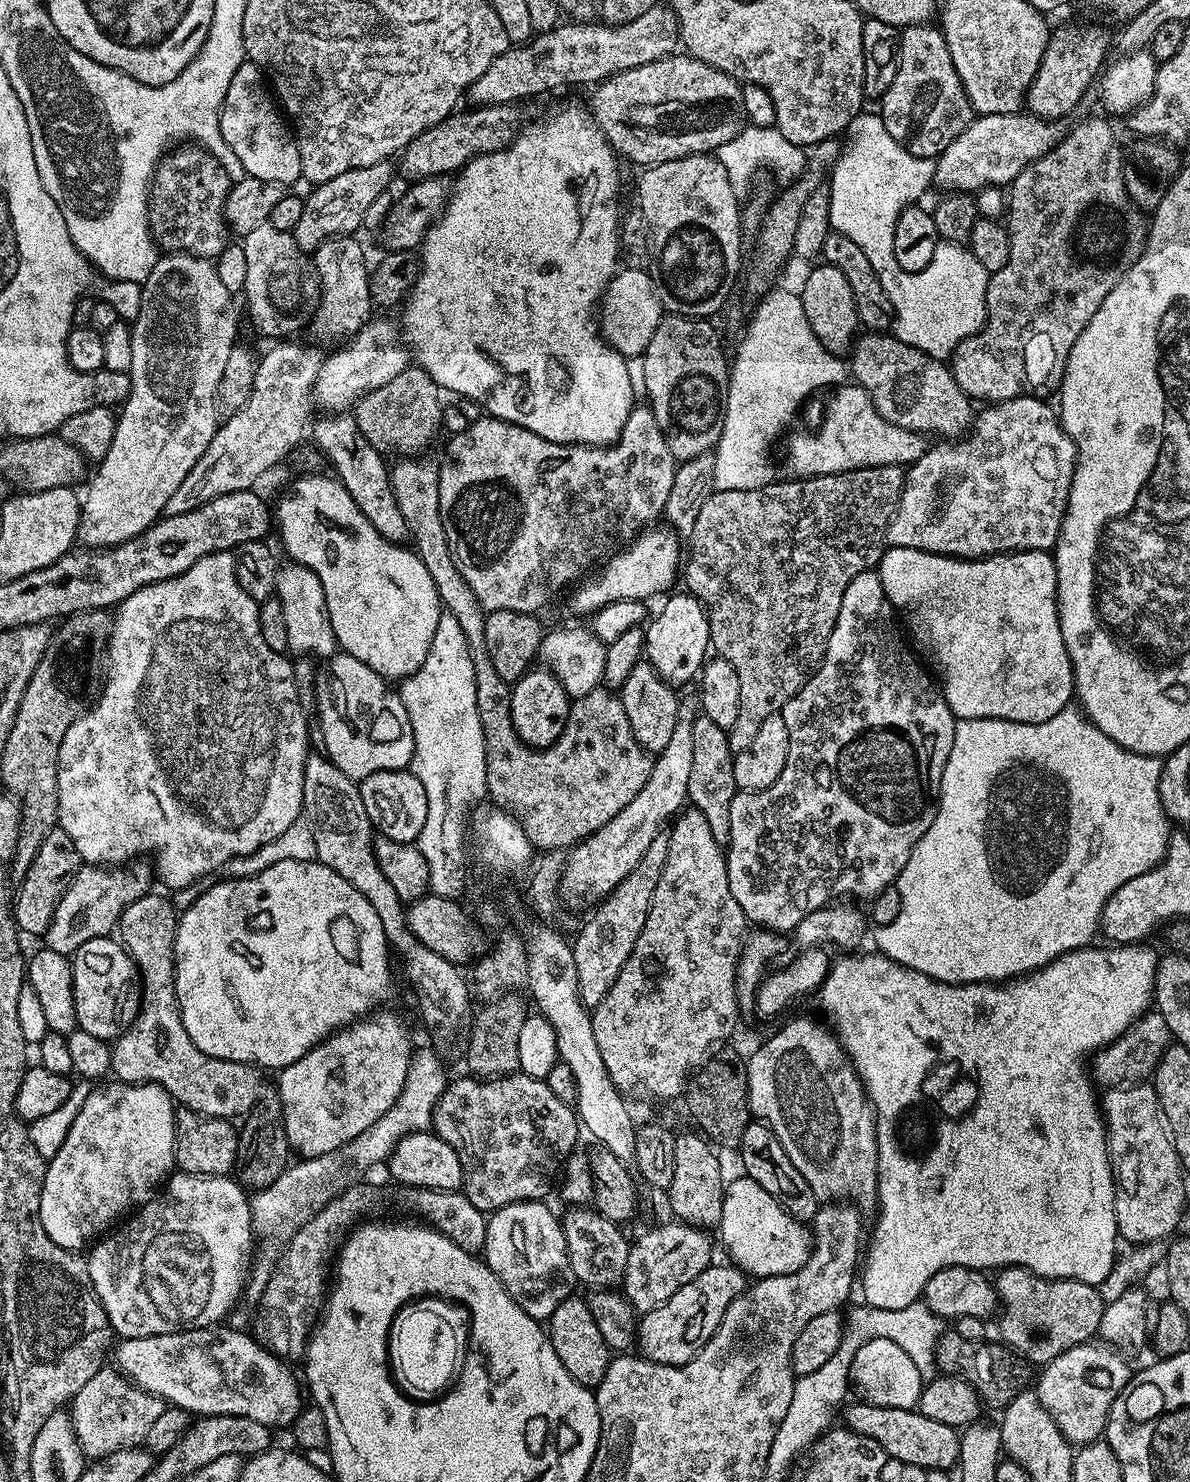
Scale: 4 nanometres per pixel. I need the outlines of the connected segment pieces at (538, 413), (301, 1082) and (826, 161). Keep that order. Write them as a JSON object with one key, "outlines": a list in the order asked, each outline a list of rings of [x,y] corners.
{"outlines":[[[[568,104],[565,108],[550,113],[548,120],[534,121],[529,128],[521,127],[512,141],[500,151],[475,156],[455,177],[456,184],[454,180],[448,204],[424,235],[424,242],[418,249],[420,273],[408,299],[402,304],[402,339],[408,345],[415,363],[426,374],[430,374],[430,378],[434,378],[441,390],[445,393],[457,392],[458,395],[481,404],[487,415],[522,426],[559,444],[612,444],[622,434],[626,418],[634,407],[627,359],[621,352],[610,347],[603,335],[598,334],[593,312],[607,292],[608,283],[618,271],[616,259],[620,256],[620,236],[616,233],[616,163],[618,157],[593,120],[591,111],[587,107],[579,108],[576,104]]],[[[373,1011],[367,1018],[357,1019],[355,1024],[333,1032],[321,1044],[302,1054],[298,1062],[279,1069],[278,1091],[284,1107],[284,1129],[289,1149],[297,1157],[329,1154],[346,1146],[382,1118],[402,1094],[414,1042],[408,1037],[408,1028],[403,1018],[396,1012],[384,1011]]],[[[837,137],[823,139],[822,142],[811,144],[805,149],[806,162],[801,176],[793,179],[771,204],[767,210],[763,226],[758,234],[756,246],[754,248],[754,258],[752,260],[751,274],[746,282],[750,293],[761,295],[768,287],[768,280],[772,274],[776,273],[786,258],[793,253],[794,233],[797,230],[798,218],[802,214],[802,206],[809,198],[810,194],[825,185],[829,177],[831,168],[839,159],[842,151],[841,141]]]]}

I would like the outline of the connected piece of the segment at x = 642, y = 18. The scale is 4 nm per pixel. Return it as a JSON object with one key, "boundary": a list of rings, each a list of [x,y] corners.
{"boundary":[[[657,2],[646,13],[634,18],[634,21],[605,25],[600,22],[564,22],[553,30],[537,33],[527,45],[510,46],[490,64],[490,70],[482,74],[468,88],[467,99],[477,107],[490,105],[514,104],[520,98],[530,98],[544,94],[565,83],[588,84],[592,86],[611,75],[634,69],[646,62],[660,61],[662,57],[673,55],[679,47],[677,18],[671,7],[664,2]]]}

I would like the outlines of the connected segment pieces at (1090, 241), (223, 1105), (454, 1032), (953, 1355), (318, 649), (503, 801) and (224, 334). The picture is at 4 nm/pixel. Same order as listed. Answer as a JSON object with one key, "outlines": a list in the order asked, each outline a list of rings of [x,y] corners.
{"outlines":[[[[1084,120],[1072,129],[1065,131],[1060,139],[1044,156],[1030,162],[1010,185],[1010,195],[1006,200],[1006,227],[1010,238],[1010,262],[1002,266],[1002,270],[991,273],[988,277],[988,319],[983,328],[975,336],[966,338],[956,347],[950,357],[950,369],[954,381],[973,401],[999,402],[1013,400],[1019,396],[1038,396],[1048,398],[1059,389],[1064,381],[1064,367],[1068,361],[1070,350],[1082,334],[1082,330],[1098,314],[1102,302],[1106,302],[1106,294],[1118,286],[1123,276],[1132,271],[1133,266],[1140,263],[1140,256],[1148,247],[1149,217],[1131,200],[1127,192],[1126,156],[1120,153],[1120,144],[1116,141],[1116,132],[1104,120]]],[[[155,894],[130,902],[120,915],[118,939],[136,963],[142,1007],[134,1023],[111,1045],[111,1075],[121,1084],[161,1084],[177,1105],[202,1116],[243,1118],[261,1094],[261,1073],[251,1064],[202,1054],[190,1042],[190,1034],[182,1026],[174,990],[172,955],[177,919],[177,909],[172,909],[171,902]]],[[[312,752],[304,763],[303,798],[303,815],[314,830],[316,859],[346,878],[346,882],[350,882],[350,886],[354,886],[354,890],[363,894],[366,902],[378,910],[389,949],[404,959],[404,972],[416,991],[428,1040],[438,1053],[446,1053],[447,1048],[452,1047],[459,1038],[460,1031],[462,1036],[470,1018],[470,984],[465,973],[463,976],[460,973],[463,971],[442,958],[442,954],[434,954],[434,950],[430,950],[430,946],[426,946],[416,937],[414,930],[410,930],[405,901],[400,900],[394,886],[386,882],[386,874],[382,874],[376,861],[374,829],[366,814],[366,806],[362,806],[359,785],[323,753]]],[[[955,1330],[945,1331],[936,1344],[937,1369],[945,1375],[956,1375],[971,1382],[980,1393],[981,1403],[988,1409],[1003,1410],[1018,1394],[1031,1383],[1031,1365],[1007,1344],[994,1340],[962,1338]]],[[[295,562],[280,564],[280,573],[276,579],[275,599],[282,602],[282,615],[286,617],[286,634],[288,647],[300,656],[324,656],[331,658],[337,655],[336,635],[330,626],[330,614],[326,610],[326,594],[322,582],[314,570]]],[[[400,458],[391,465],[388,473],[390,486],[394,490],[394,498],[398,502],[398,510],[402,510],[402,518],[406,518],[406,526],[411,547],[418,558],[430,570],[430,578],[434,578],[434,586],[440,595],[441,605],[458,618],[462,626],[462,634],[468,643],[470,658],[474,662],[474,682],[476,683],[476,705],[478,718],[482,722],[484,741],[486,742],[486,782],[491,803],[503,806],[519,820],[526,838],[533,849],[544,852],[568,850],[594,834],[618,810],[622,810],[646,786],[646,778],[650,778],[653,757],[634,738],[634,730],[630,730],[630,718],[626,718],[626,710],[622,710],[622,702],[615,691],[603,686],[590,690],[590,694],[577,696],[571,701],[568,709],[568,721],[562,734],[549,748],[529,748],[518,738],[510,718],[511,687],[496,673],[494,662],[490,662],[490,654],[486,650],[485,611],[480,607],[478,598],[474,598],[474,590],[466,586],[466,580],[452,561],[452,551],[446,542],[446,530],[442,526],[442,514],[438,502],[438,478],[440,464],[424,458]]],[[[187,252],[161,255],[156,261],[154,270],[150,270],[150,274],[142,281],[142,285],[142,306],[136,320],[131,321],[132,345],[129,346],[128,353],[126,353],[130,394],[124,400],[116,417],[116,429],[112,435],[110,450],[106,450],[106,454],[95,465],[94,471],[87,481],[87,484],[89,483],[88,493],[83,493],[80,501],[80,525],[76,534],[79,543],[88,550],[112,548],[115,544],[121,544],[138,534],[142,534],[149,526],[161,519],[166,502],[170,502],[174,490],[178,490],[178,486],[182,486],[182,478],[186,478],[186,474],[190,474],[194,462],[198,462],[198,458],[202,458],[206,446],[210,446],[210,442],[214,438],[218,427],[218,419],[216,420],[218,382],[222,382],[222,370],[226,370],[226,361],[230,350],[237,347],[238,344],[238,340],[236,340],[236,300],[218,278],[218,270],[213,261],[203,260],[200,256],[189,256]]]]}

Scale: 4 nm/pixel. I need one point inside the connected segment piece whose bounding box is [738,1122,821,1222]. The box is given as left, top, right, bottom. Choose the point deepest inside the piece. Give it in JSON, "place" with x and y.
{"place":[765,1162]}

